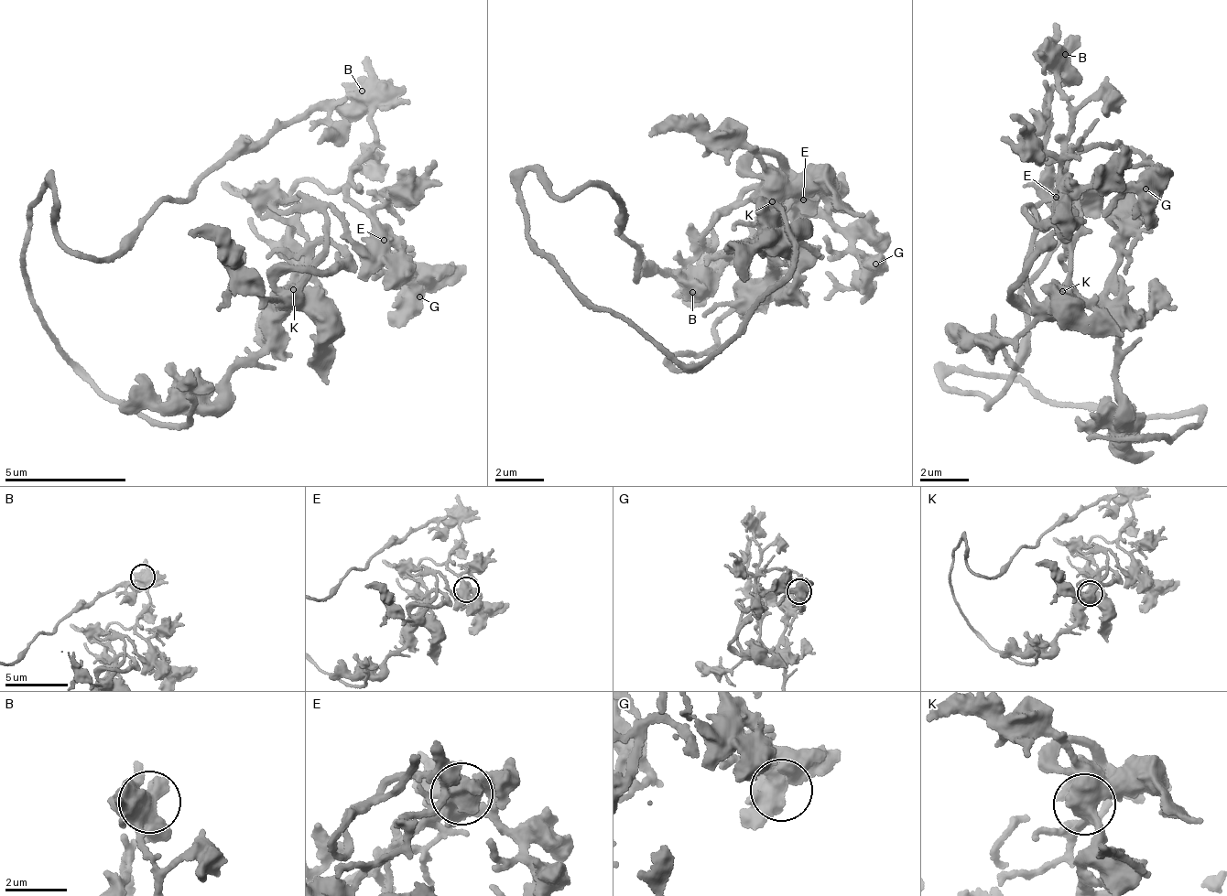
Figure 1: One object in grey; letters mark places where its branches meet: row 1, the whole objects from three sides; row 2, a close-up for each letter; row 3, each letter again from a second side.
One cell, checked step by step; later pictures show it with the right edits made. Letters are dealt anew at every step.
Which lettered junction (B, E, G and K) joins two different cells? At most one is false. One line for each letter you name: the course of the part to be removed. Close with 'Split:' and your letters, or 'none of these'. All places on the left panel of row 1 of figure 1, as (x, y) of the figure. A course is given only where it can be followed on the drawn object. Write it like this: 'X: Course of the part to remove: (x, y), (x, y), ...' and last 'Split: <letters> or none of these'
B: Course of the part to remove: (363, 89), (110, 256), (63, 247), (46, 185), (26, 207), (35, 305), (84, 383), (177, 424), (189, 396)
Split: B

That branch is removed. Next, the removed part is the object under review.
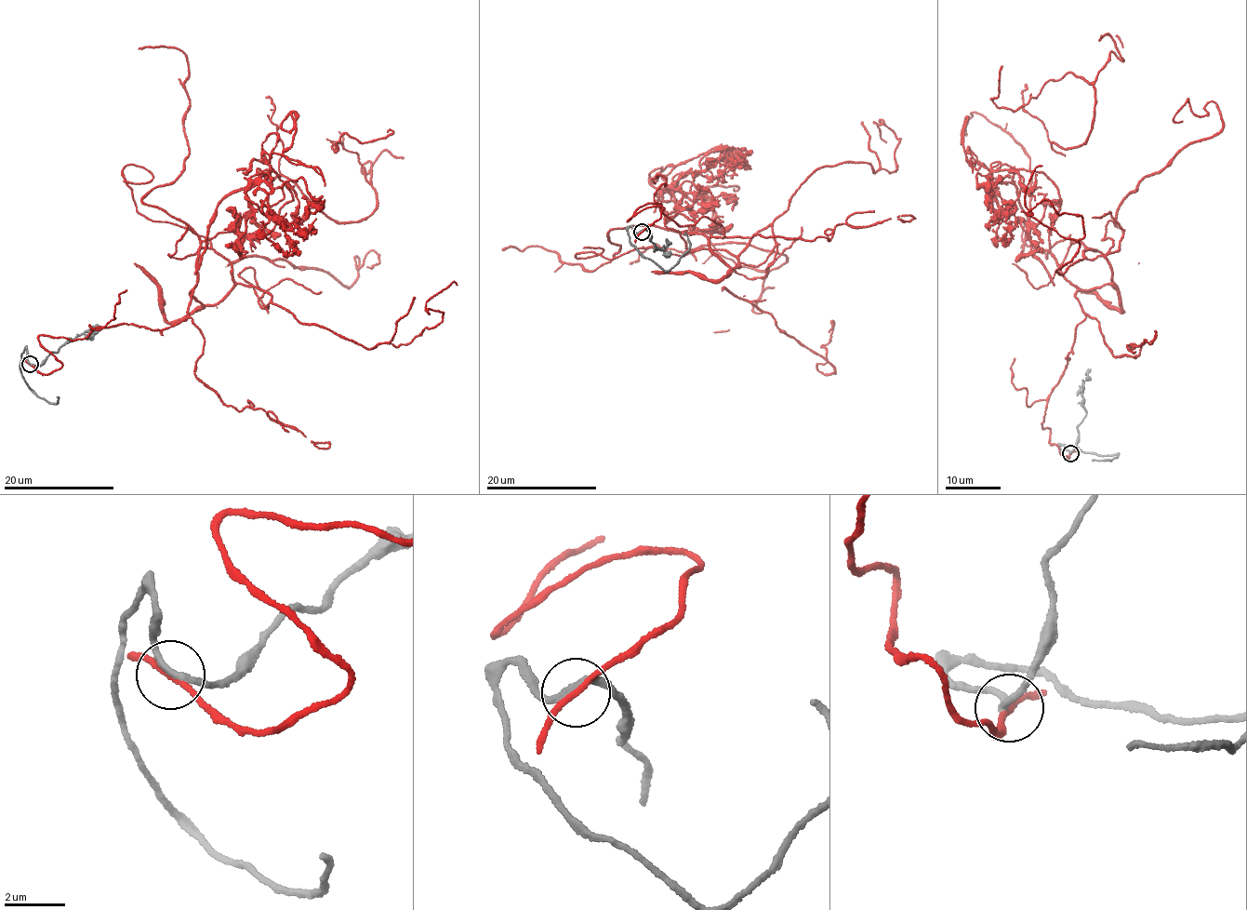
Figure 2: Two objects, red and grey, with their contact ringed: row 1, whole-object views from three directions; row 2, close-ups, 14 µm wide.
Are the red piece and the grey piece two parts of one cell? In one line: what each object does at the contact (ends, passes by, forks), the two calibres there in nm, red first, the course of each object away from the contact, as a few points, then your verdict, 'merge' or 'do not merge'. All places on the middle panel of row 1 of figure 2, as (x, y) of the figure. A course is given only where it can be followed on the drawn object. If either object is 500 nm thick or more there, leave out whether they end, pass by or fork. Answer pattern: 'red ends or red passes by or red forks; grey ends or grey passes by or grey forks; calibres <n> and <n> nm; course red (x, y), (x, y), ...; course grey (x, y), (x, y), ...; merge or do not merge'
red passes by; grey passes by; calibres 190 and 200 nm; course red (642, 232), (649, 203), (706, 217), (734, 269), (768, 225), (726, 289), (829, 375), (829, 331); course grey (642, 231), (638, 233), (629, 226), (629, 242), (664, 270), (677, 263), (689, 249), (684, 234); merge

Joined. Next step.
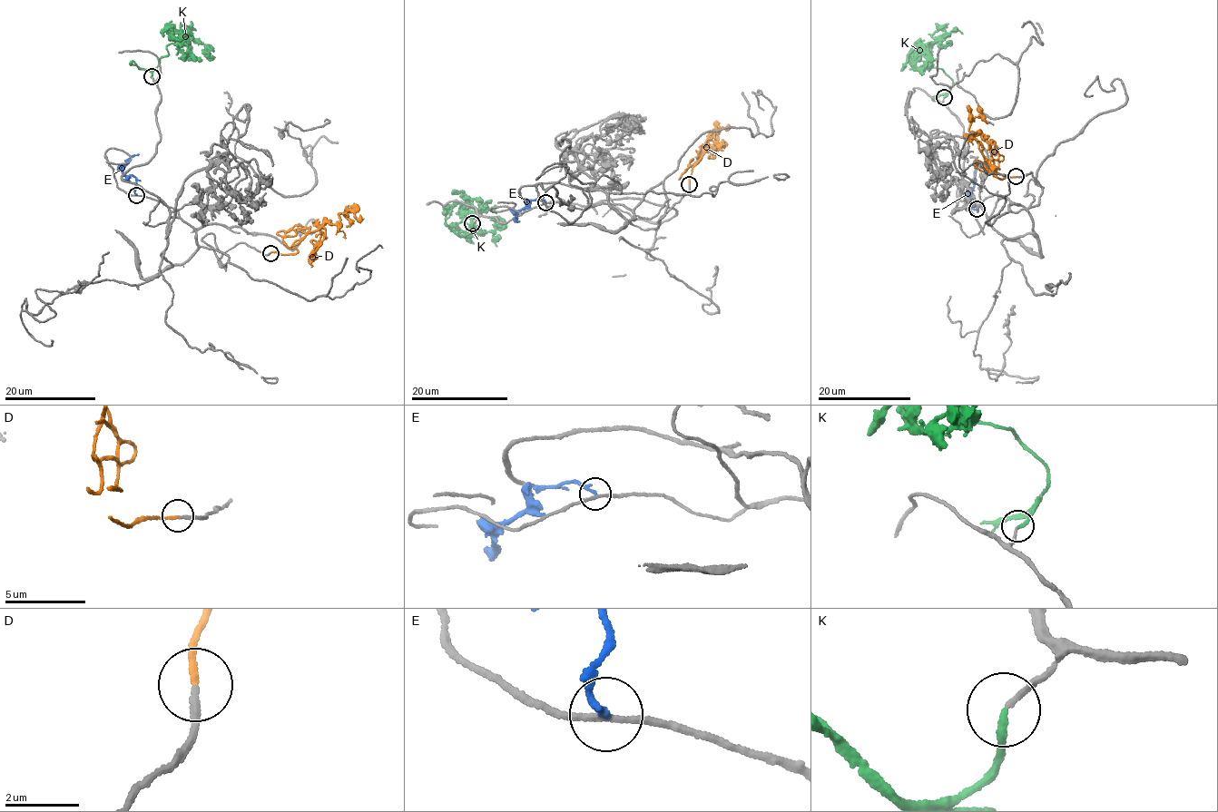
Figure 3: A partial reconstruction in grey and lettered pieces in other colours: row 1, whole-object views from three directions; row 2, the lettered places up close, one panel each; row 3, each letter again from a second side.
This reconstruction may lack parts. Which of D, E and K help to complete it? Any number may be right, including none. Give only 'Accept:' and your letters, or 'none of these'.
Accept: D, K

